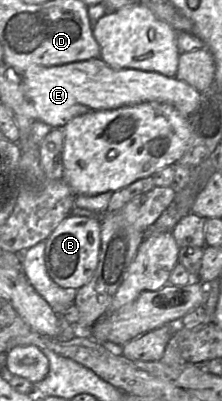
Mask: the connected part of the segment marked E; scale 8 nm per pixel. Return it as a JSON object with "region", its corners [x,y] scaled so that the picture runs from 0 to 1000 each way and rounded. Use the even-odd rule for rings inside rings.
{"region":[[[450,142],[270,165],[140,165],[99,185],[108,227],[167,279],[167,299],[230,317],[288,317],[356,287],[707,252],[770,262],[856,292],[901,252],[901,229],[793,192],[613,172],[518,172]]]}

